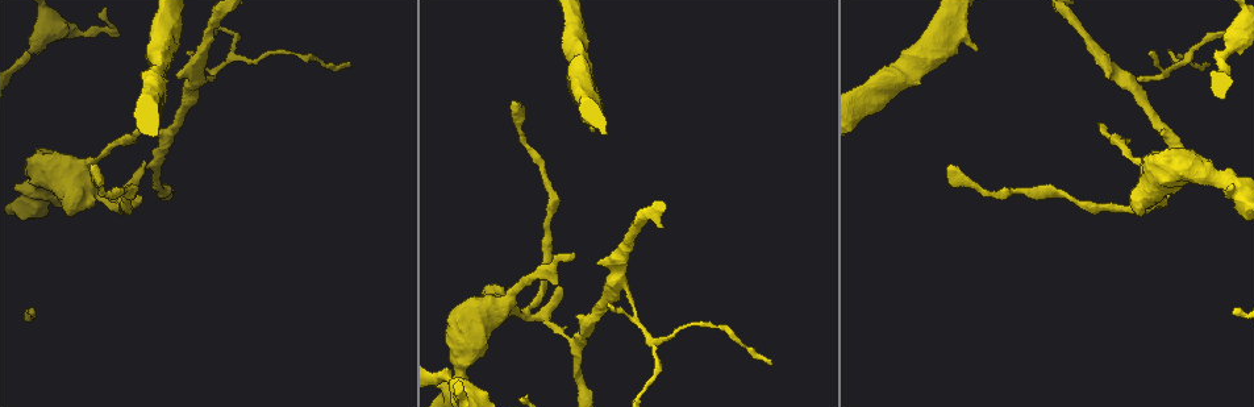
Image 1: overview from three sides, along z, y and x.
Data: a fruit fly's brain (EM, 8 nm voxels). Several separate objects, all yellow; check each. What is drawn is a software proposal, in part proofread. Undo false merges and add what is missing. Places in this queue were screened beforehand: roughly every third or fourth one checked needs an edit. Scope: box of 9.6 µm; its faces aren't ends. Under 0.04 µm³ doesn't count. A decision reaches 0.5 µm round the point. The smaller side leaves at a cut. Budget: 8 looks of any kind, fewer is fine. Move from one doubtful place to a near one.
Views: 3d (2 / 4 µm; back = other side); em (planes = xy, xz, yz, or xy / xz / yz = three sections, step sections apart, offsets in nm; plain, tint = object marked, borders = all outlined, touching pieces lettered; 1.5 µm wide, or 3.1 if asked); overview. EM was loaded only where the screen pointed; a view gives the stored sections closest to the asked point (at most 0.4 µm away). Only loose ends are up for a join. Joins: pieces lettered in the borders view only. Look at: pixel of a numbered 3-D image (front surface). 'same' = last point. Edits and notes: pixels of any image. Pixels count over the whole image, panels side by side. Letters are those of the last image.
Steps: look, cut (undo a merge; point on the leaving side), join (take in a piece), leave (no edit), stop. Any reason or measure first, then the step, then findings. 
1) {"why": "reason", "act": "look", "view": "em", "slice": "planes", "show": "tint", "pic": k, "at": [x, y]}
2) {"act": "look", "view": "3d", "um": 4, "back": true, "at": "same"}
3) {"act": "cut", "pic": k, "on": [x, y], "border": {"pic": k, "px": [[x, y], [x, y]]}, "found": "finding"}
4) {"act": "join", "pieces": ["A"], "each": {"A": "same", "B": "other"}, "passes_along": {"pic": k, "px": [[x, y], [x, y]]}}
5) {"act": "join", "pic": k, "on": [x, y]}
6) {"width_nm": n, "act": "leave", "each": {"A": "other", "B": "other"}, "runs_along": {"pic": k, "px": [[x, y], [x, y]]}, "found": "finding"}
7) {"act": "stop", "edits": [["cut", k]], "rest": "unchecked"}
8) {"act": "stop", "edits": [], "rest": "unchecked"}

{"why": "thick end", "act": "look", "view": "em", "slice": "xy", "step": 8, "show": "borders", "pic": 1, "at": [595, 132]}

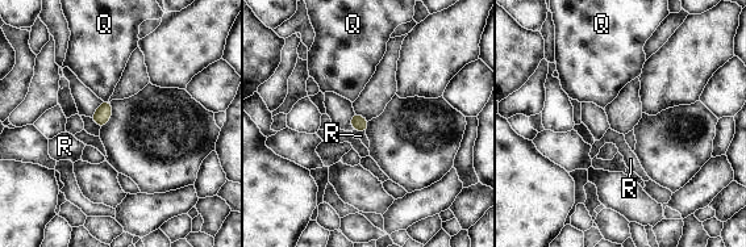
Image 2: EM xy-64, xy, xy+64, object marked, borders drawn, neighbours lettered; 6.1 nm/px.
{"why": "another direction", "act": "look", "view": "em", "slice": "planes", "show": "borders", "at": "same"}

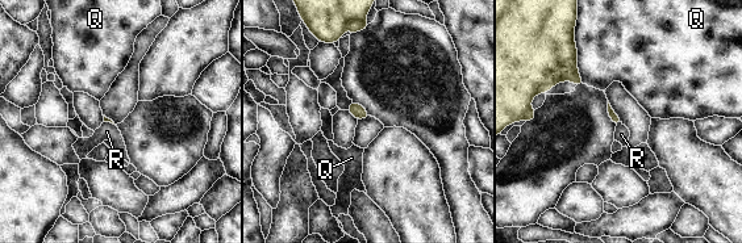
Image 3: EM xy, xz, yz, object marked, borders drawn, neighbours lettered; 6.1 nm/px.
{"act": "leave", "each": {"Q": "other", "R": "other"}, "border": {"pic": 3, "px": [[621, 122], [616, 126]]}, "found": "no lettered piece goes on from it"}

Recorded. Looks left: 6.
{"why": "three arms meet", "act": "look", "view": "em", "slice": "planes", "show": "borders", "pic": 1, "at": [105, 202]}

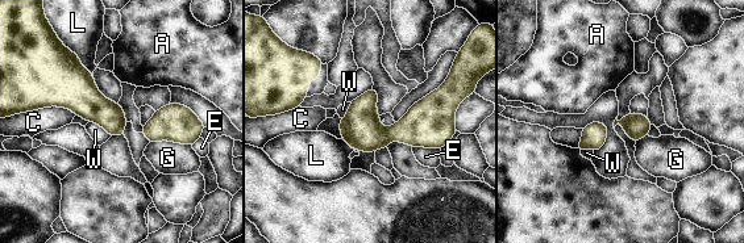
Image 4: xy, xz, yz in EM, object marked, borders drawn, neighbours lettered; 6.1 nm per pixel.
{"width_nm": 160, "act": "leave", "each": {"A": "other", "C": "other", "E": "other", "G": "other", "L": "other", "W": "other"}, "border": {"pic": 4, "px": [[88, 121], [98, 122], [111, 135]]}, "found": "one neuron here"}

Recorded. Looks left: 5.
{"why": "sudden change in width", "act": "look", "view": "em", "slice": "planes", "show": "borders", "pic": 1, "at": [1234, 42]}

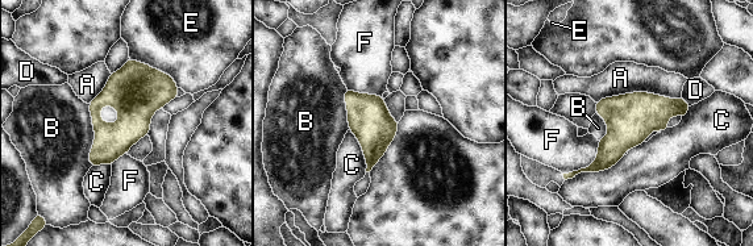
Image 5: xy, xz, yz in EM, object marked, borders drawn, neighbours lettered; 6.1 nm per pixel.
{"longest_contact_nm": ["A", 550], "act": "leave", "each": {"A": "other", "B": "other", "C": "other", "D": "other", "E": "other", "F": "other"}, "found": "continuous, no second neuron"}

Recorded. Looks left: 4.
{"act": "stop", "edits": [], "rest": "unchecked"}

